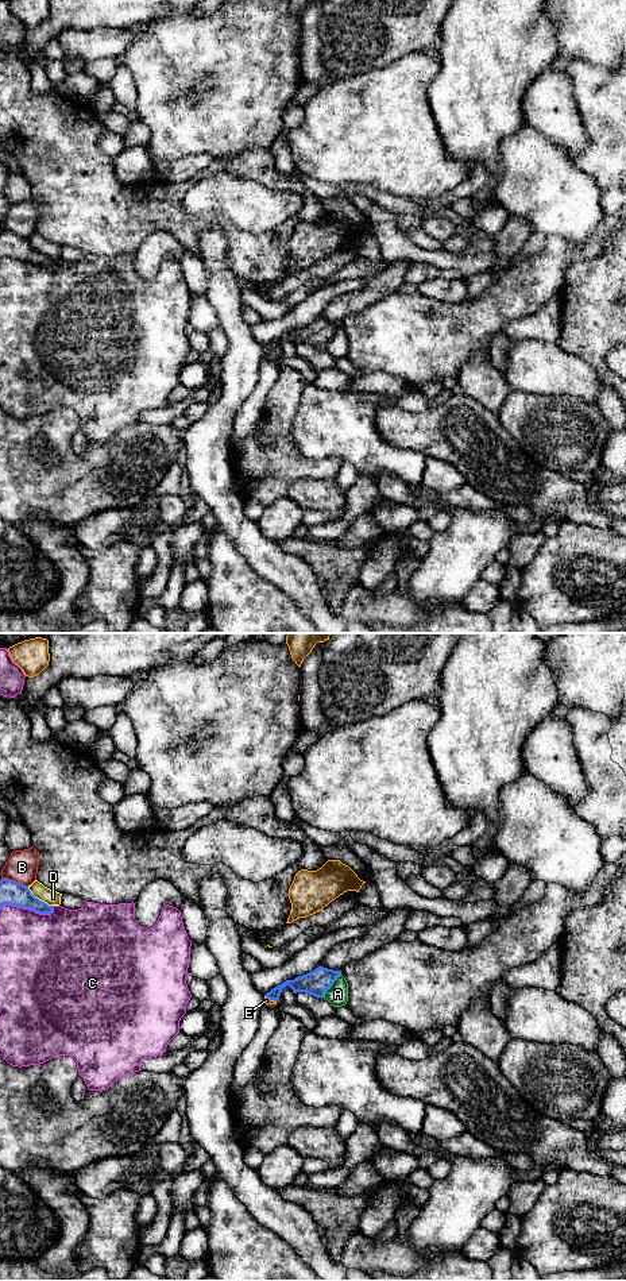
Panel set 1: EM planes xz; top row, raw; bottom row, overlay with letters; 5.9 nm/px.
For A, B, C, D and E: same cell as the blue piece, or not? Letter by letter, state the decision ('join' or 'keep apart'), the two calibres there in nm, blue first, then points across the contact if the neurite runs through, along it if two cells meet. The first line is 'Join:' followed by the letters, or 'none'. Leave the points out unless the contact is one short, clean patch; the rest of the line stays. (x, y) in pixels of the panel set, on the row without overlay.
Join: none
A: keep apart; 150 nm thick on the blue side, 130 nm on the other
B: keep apart; 140 nm thick on the blue side, 190 nm on the other
C: keep apart; 140 nm thick on the blue side, 440 nm on the other
D: keep apart; 140 nm thick on the blue side, 90 nm on the other
E: keep apart; 120 nm thick on the blue side, 30 nm on the other; border along xz (265, 347), (275, 354)

